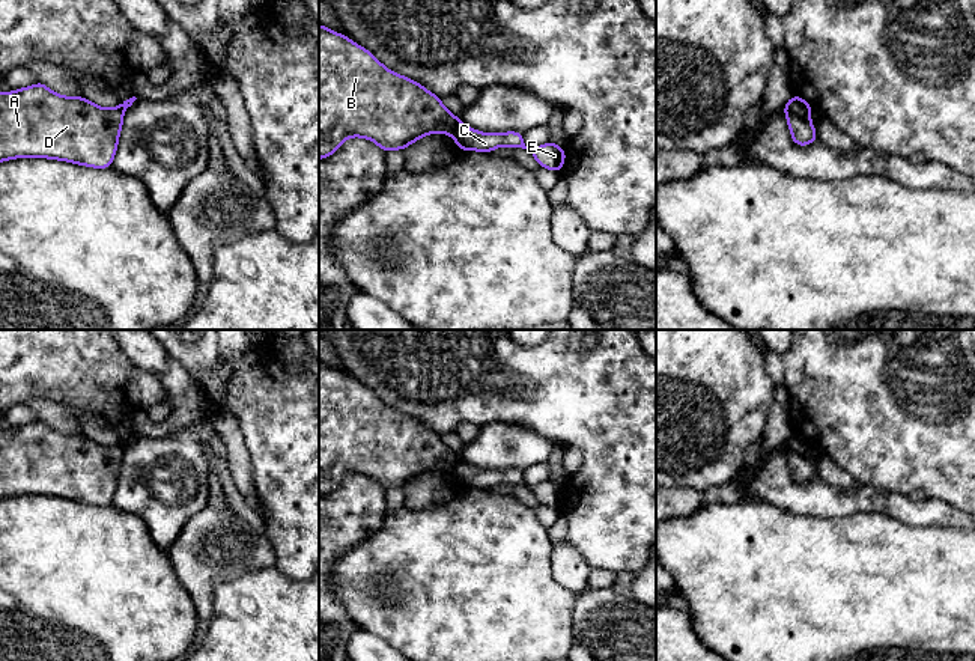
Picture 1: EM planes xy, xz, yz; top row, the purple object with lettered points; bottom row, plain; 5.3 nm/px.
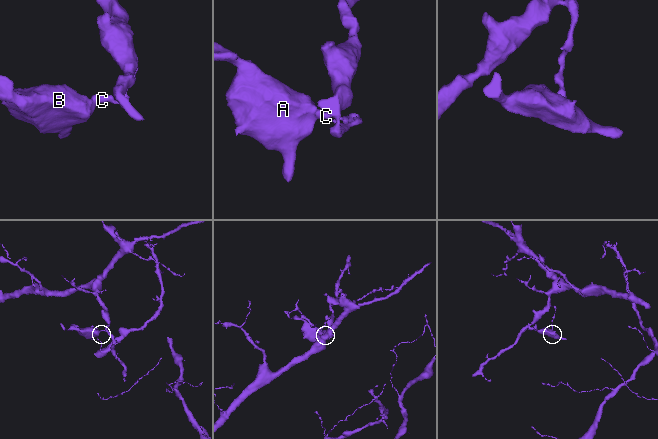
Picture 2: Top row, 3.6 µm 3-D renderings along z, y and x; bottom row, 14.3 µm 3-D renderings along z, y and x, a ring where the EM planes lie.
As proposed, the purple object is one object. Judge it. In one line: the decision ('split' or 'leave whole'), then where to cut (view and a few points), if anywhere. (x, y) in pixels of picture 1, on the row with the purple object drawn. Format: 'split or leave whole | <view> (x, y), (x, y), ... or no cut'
split | yz (784, 107), (808, 121)

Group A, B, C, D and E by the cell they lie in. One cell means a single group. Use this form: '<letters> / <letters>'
A B D / C E

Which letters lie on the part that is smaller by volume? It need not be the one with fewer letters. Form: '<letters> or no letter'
A, B, D

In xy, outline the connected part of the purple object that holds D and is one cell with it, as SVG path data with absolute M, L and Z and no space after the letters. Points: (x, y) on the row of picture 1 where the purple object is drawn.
M41 81L0 92L0 163L38 157L107 169L122 123L120 107L104 108L83 96L62 96Z

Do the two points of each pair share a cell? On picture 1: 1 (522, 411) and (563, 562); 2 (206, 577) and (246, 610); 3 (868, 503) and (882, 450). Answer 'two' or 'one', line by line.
1: two
2: two
3: two

